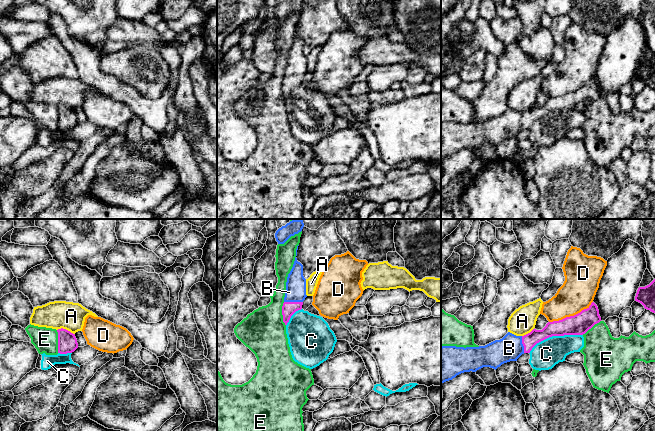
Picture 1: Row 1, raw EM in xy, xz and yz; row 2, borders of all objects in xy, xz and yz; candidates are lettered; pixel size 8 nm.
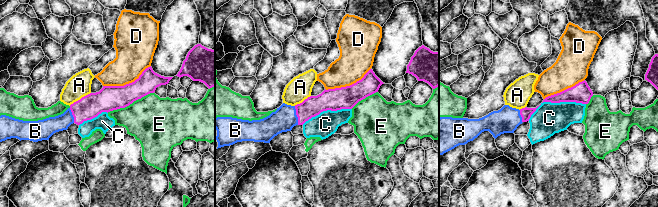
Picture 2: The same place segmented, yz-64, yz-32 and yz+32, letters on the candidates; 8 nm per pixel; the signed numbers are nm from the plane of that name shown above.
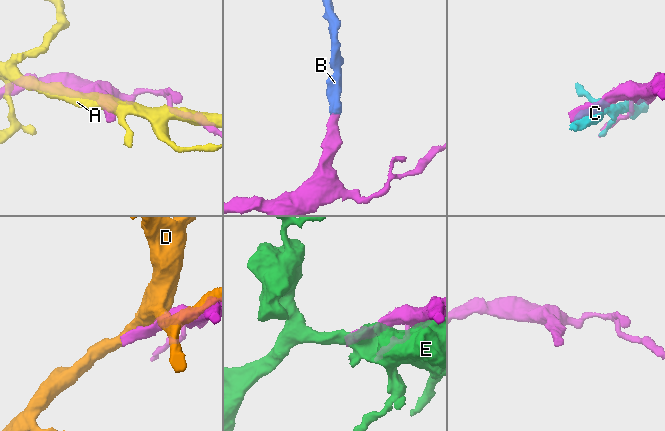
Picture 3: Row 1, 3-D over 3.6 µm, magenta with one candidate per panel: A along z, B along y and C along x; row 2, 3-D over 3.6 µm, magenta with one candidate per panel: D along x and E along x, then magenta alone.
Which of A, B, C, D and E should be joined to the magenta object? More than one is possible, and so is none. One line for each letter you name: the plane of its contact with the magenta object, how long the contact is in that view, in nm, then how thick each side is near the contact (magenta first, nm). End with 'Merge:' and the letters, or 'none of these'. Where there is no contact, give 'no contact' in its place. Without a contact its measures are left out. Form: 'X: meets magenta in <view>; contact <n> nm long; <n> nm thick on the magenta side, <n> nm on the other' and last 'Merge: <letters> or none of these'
B: meets magenta in xz; contact 150 nm long; 110 nm thick on the magenta side, 160 nm on the other
Merge: B

